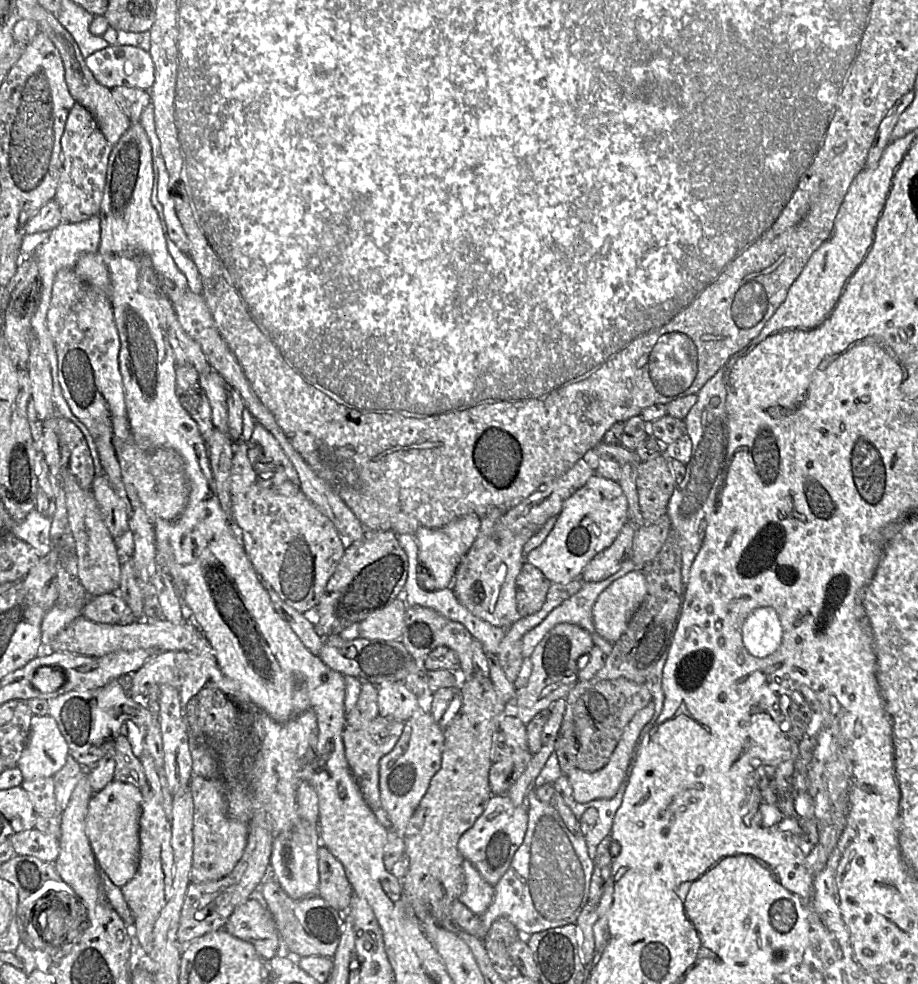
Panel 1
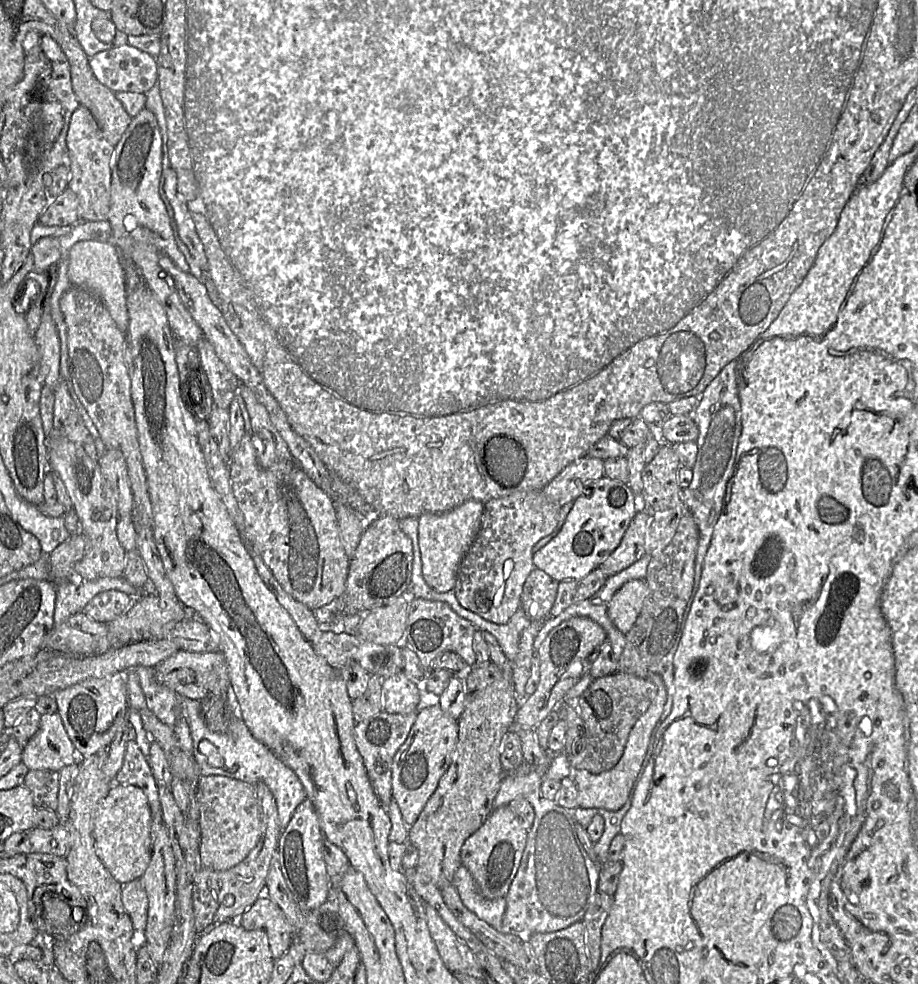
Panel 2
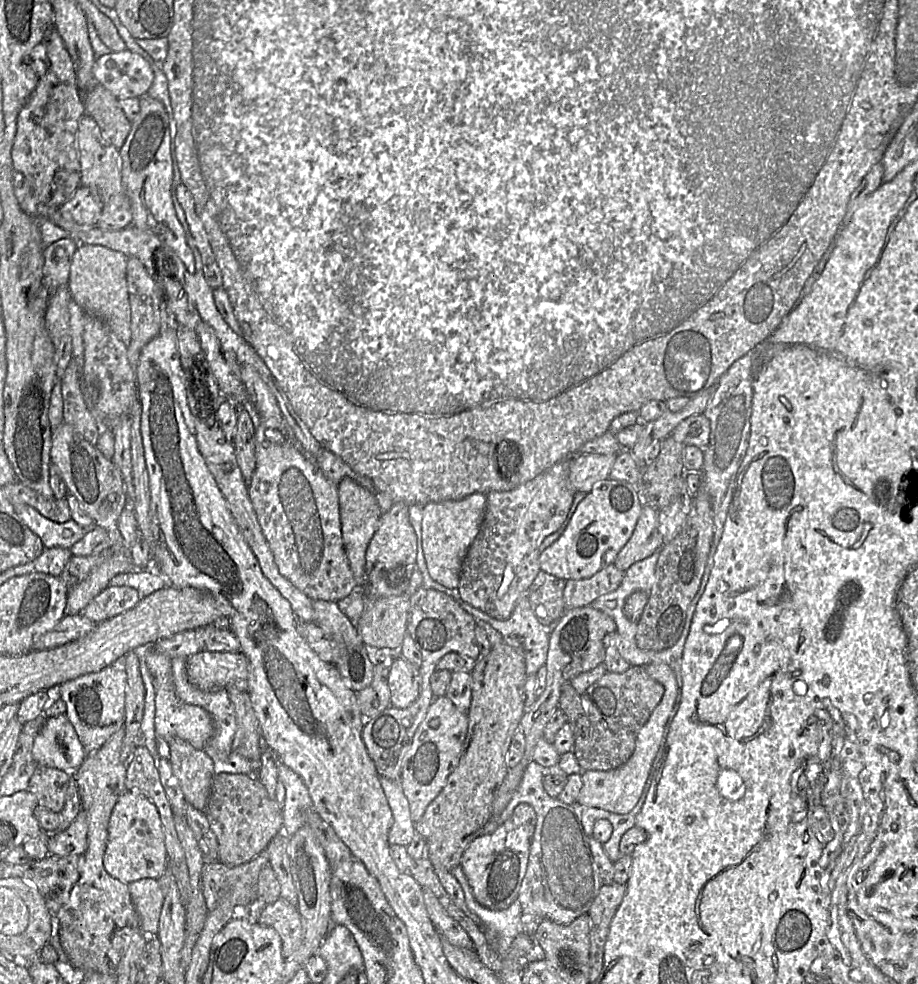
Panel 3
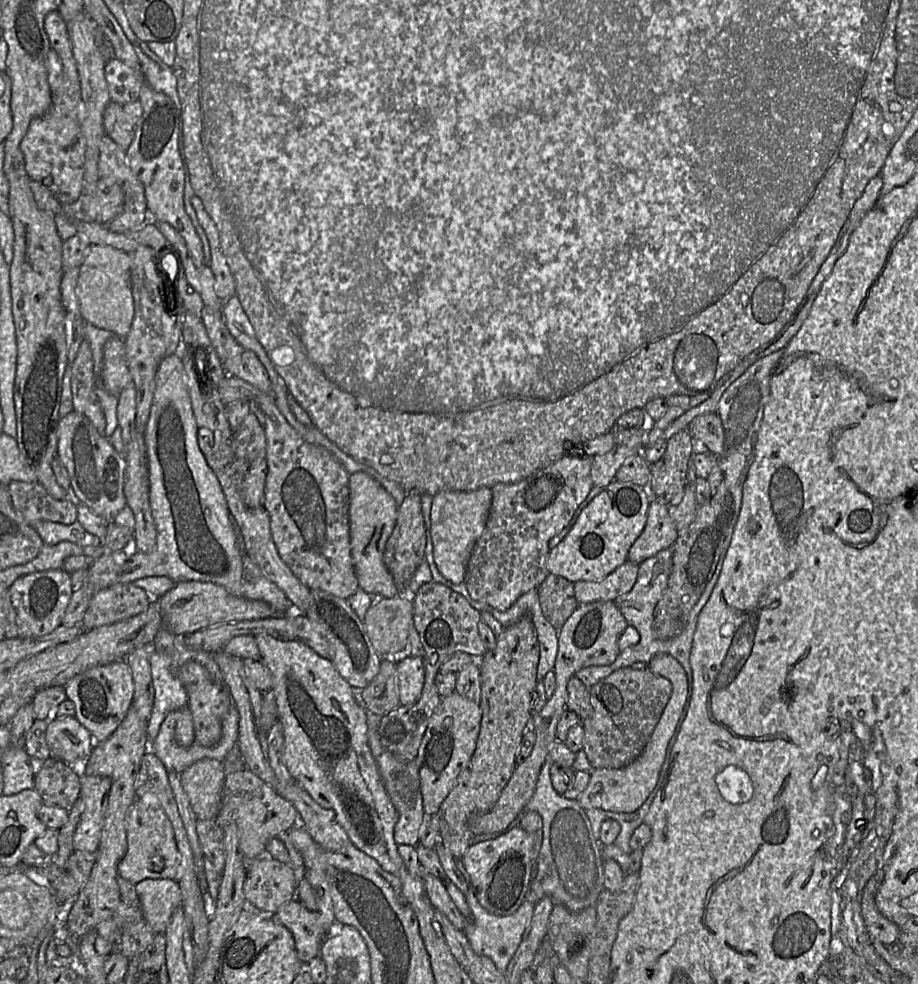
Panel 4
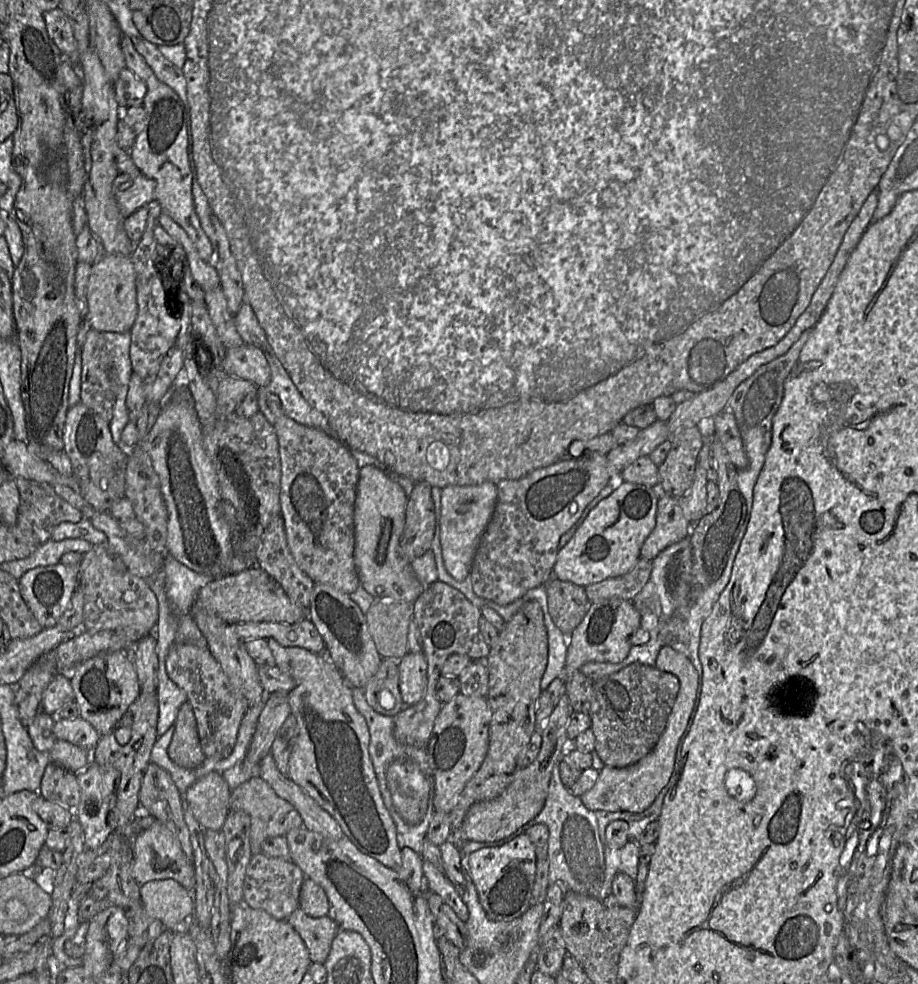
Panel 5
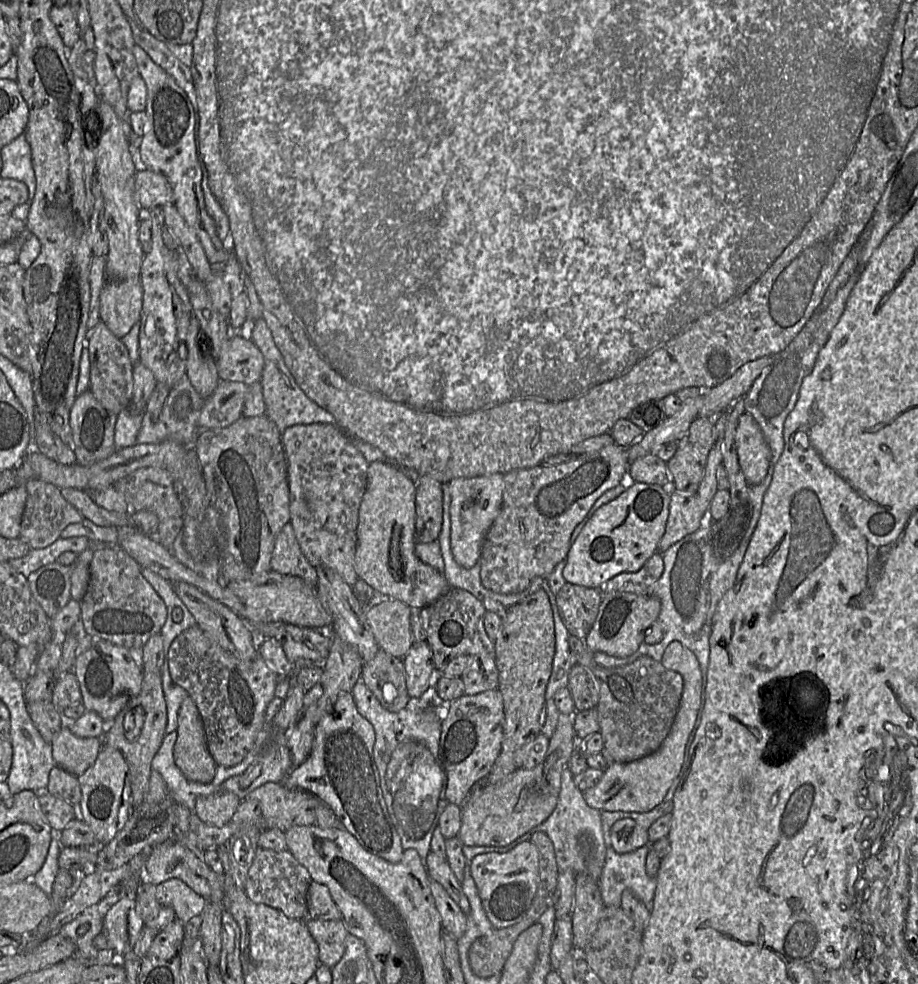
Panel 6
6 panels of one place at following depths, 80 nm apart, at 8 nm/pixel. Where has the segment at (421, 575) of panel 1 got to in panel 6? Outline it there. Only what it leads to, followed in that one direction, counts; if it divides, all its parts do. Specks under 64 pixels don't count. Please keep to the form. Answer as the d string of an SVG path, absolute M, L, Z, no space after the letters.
M488 474L473 478L456 478L448 483L451 522L450 545L453 557L463 568L472 568L481 556L485 537L502 506L504 475Z

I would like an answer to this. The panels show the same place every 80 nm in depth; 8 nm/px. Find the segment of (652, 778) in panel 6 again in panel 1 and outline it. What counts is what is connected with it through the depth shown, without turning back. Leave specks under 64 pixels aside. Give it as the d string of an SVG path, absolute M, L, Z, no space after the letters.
M651 701L644 709L638 711L626 726L609 762L595 772L586 772L574 768L567 777L573 789L573 797L578 803L588 803L595 799L610 799L614 797L620 785L627 780L628 769L635 754L635 748L639 742L644 727L653 719L655 706Z

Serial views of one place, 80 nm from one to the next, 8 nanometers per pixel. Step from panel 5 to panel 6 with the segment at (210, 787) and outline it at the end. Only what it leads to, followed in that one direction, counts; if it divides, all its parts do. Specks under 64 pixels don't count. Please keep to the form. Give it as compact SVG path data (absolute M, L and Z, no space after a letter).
M219 791L197 798L194 814L204 823L223 827L230 823L240 799L233 793Z

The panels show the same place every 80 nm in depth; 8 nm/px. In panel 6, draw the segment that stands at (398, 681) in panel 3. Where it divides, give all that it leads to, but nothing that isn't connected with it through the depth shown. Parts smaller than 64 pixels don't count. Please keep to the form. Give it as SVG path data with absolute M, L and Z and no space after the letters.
M426 641L413 644L403 662L408 694L420 698L439 675L435 672L432 649Z

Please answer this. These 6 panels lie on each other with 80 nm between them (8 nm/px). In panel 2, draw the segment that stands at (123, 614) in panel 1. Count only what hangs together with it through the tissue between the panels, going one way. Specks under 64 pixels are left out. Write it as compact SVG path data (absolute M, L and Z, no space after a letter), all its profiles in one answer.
M107 590L92 598L82 612L95 621L109 623L124 614L135 598L118 590Z

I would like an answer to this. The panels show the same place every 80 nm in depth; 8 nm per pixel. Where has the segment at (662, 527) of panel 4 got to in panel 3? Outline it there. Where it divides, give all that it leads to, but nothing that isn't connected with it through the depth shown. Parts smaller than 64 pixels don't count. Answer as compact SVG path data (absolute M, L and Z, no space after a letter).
M645 505L630 539L617 554L613 565L626 571L636 562L659 552L663 545L659 532L658 511Z

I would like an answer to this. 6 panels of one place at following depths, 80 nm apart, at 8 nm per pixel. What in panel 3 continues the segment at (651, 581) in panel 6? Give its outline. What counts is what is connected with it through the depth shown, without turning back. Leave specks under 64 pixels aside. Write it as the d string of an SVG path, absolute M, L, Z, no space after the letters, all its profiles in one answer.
M613 564L592 577L581 580L566 581L563 598L567 609L576 609L590 605L597 598L615 591L621 584L625 571Z

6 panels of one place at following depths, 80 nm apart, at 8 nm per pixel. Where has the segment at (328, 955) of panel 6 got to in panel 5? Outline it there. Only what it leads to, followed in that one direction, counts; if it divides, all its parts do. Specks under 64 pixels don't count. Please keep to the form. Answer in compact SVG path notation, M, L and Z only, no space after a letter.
M301 908L296 909L286 921L303 939L312 963L323 964L335 936L341 929L338 923L329 916L313 918Z

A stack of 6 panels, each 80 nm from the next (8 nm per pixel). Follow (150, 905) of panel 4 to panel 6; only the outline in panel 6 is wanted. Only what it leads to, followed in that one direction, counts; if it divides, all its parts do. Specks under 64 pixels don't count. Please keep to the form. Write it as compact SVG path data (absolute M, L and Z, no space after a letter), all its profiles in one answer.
M171 879L156 885L156 899L174 910L176 919L187 923L200 916L207 905L207 900L194 892L179 879Z

